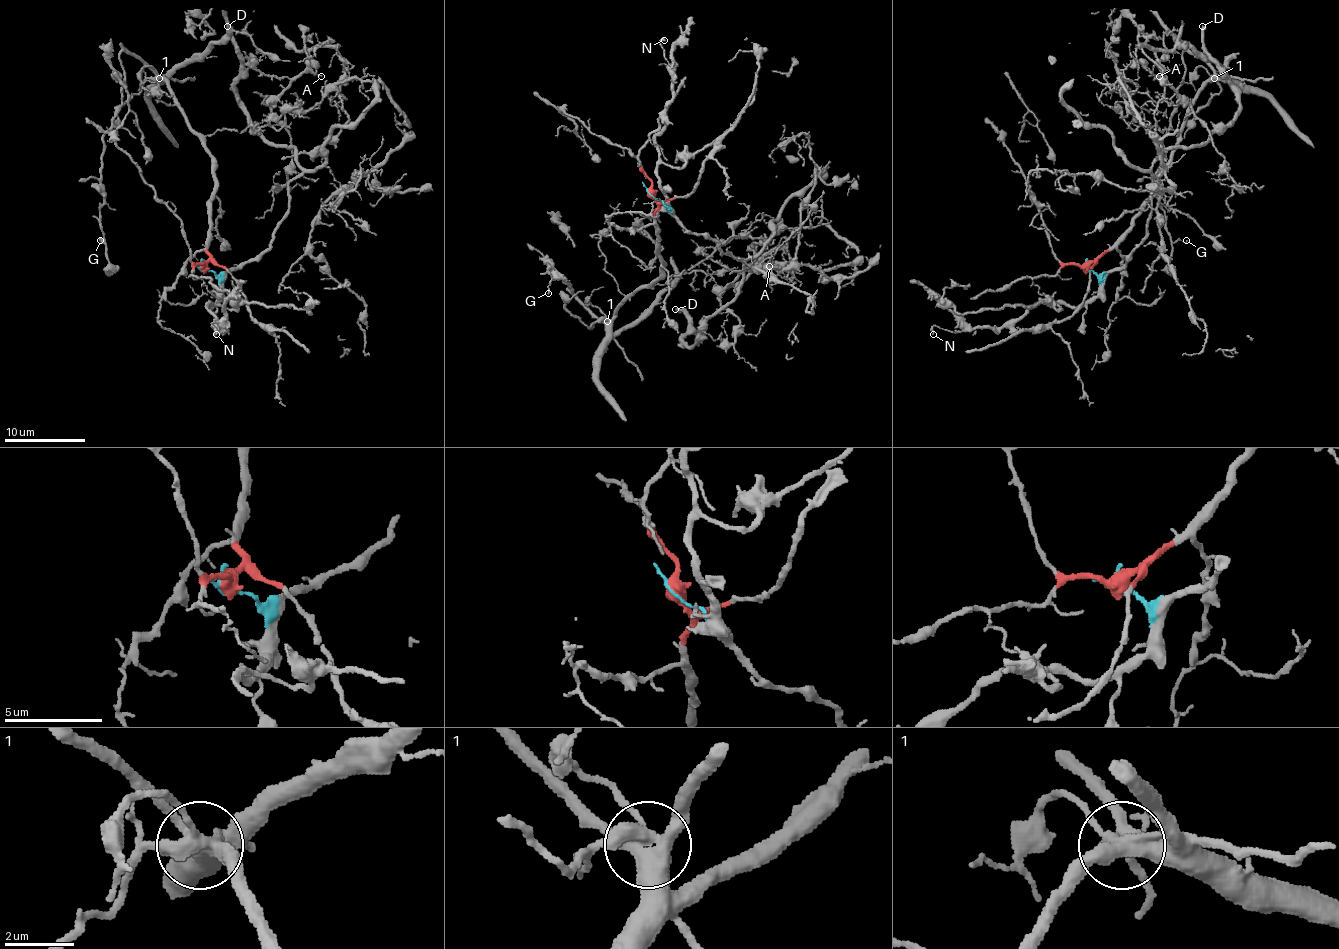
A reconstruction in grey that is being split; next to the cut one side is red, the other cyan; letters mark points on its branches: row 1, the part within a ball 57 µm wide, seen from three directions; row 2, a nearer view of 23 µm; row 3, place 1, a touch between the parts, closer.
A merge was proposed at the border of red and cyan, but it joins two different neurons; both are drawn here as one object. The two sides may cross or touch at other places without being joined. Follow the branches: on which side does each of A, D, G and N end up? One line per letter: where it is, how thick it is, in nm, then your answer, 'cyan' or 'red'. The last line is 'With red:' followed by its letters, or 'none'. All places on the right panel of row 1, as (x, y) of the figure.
A: place (1159, 76); calibre 120 nm; cyan
D: place (1202, 26); calibre 400 nm; cyan
G: place (1186, 240); calibre 120 nm; red
N: place (933, 334); calibre 190 nm; cyan
With red: G

